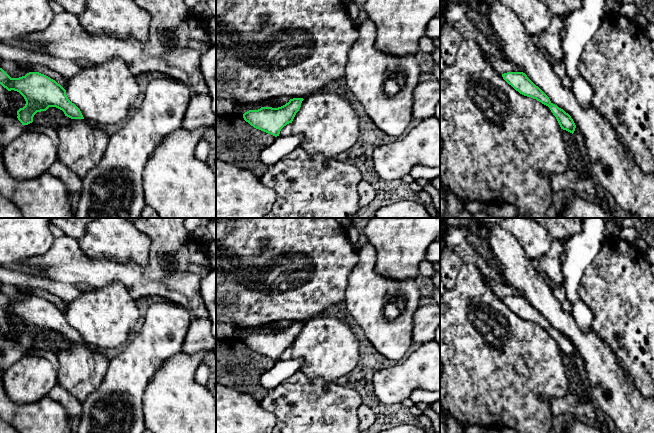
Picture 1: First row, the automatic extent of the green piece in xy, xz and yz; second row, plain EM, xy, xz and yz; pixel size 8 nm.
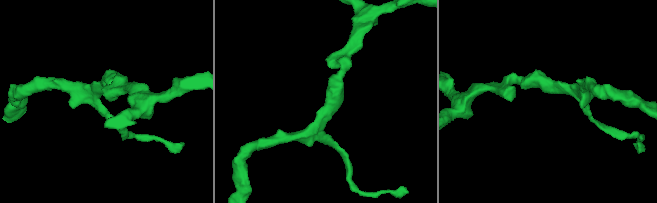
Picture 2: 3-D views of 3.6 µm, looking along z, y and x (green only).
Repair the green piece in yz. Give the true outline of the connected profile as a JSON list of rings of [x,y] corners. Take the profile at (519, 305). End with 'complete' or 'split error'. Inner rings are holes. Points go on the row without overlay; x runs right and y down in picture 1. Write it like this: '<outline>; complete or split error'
[[[507,296],[502,298],[503,303],[520,318],[536,323],[548,330],[556,341],[561,353],[574,357],[576,349],[571,340],[563,333],[553,328],[549,321],[536,310],[523,296]]]; complete

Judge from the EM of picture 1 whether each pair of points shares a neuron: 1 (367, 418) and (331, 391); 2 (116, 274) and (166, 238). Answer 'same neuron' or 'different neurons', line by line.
1: different neurons
2: same neuron

